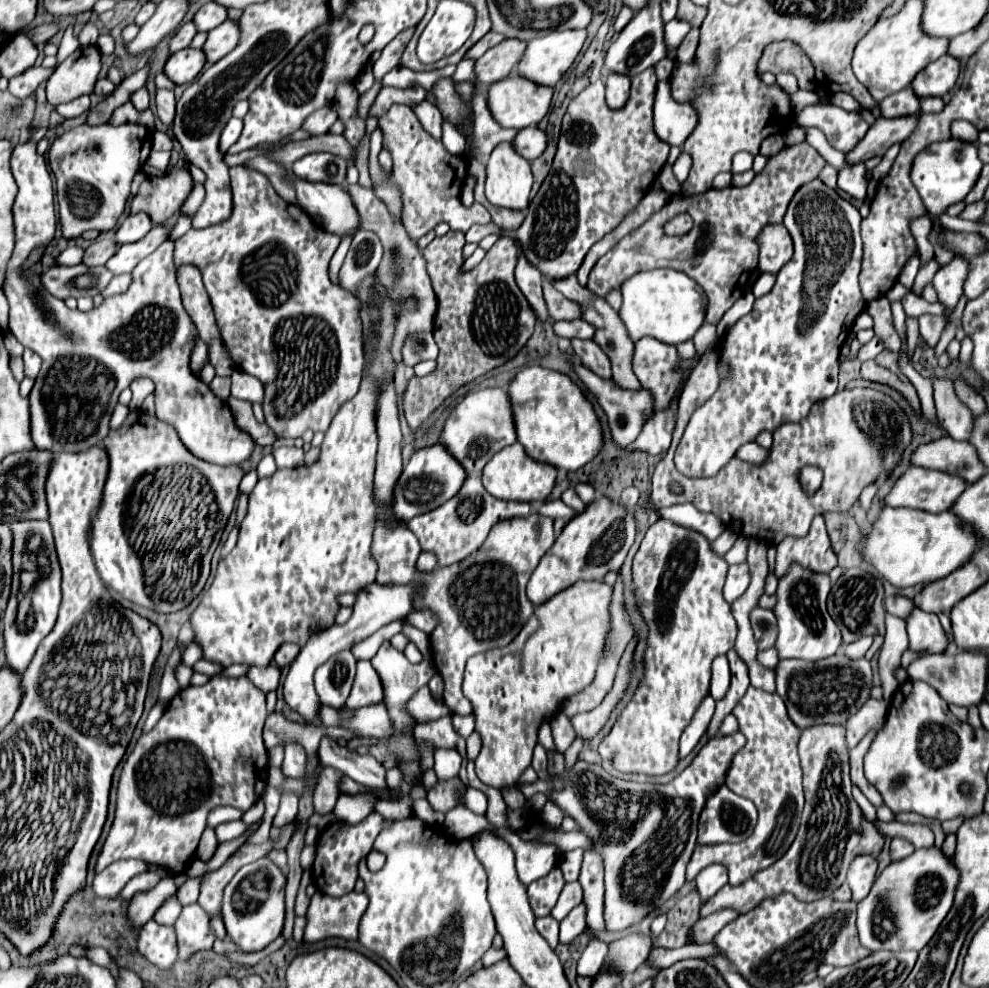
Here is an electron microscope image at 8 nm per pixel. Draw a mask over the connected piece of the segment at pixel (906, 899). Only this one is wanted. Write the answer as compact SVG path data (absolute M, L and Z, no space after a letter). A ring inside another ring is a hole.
M937 846L915 850L911 856L891 862L873 882L871 892L857 904L857 930L861 944L871 950L921 950L937 932L953 906L961 880L957 864Z

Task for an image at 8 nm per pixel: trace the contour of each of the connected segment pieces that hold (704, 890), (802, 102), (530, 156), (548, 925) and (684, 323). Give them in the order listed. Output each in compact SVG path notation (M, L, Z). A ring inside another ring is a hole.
M709 866L705 868L697 878L695 878L695 884L697 884L697 892L699 892L699 898L701 902L705 904L709 898L713 898L713 894L717 894L725 884L727 884L727 870L725 866Z
M799 90L799 92L791 94L791 104L793 104L793 112L801 112L803 108L817 103L817 100L819 100L817 92L803 92L803 90Z
M529 126L529 128L523 128L515 140L513 140L513 146L515 150L527 158L527 160L535 160L539 158L545 148L547 148L547 134L543 130L539 130L537 126Z
M545 916L545 918L537 918L535 922L539 934L547 940L547 944L551 946L551 950L557 948L557 936L559 936L559 922L553 916Z
M661 268L639 272L621 286L623 306L621 320L625 322L631 340L653 336L665 344L681 344L695 336L705 322L705 298L703 288L679 270Z

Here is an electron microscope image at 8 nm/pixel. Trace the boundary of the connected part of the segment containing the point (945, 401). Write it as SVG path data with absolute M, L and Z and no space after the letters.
M933 378L937 416L951 438L969 440L973 432L973 412L955 396L951 382Z

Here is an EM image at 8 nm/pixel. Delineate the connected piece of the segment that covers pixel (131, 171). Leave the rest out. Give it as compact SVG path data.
M81 124L61 134L49 150L49 166L57 178L57 200L63 236L75 238L85 230L111 230L125 210L133 176L145 166L151 132L139 124Z

